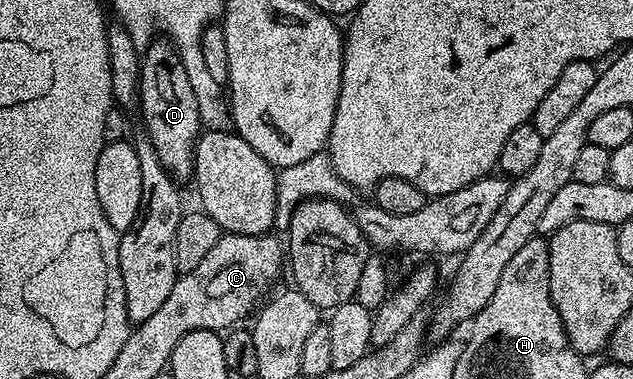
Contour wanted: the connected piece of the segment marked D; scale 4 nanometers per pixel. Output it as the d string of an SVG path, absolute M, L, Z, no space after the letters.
M170 42L159 43L148 44L142 53L137 108L143 111L143 124L147 127L145 136L151 140L161 166L175 178L190 177L195 171L195 142L201 135L197 98L193 98L193 86L189 86L189 74L185 74L185 66L175 45Z

